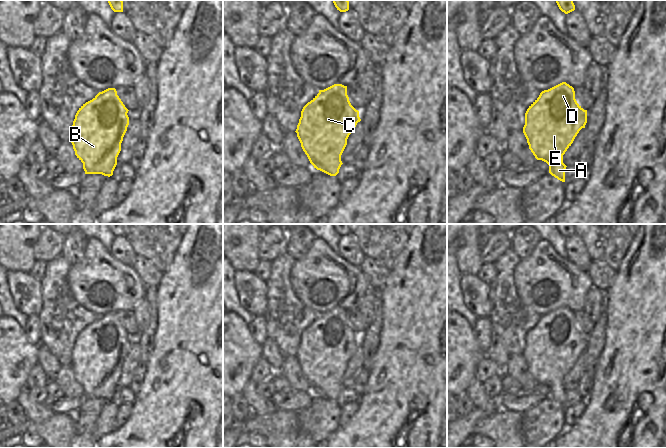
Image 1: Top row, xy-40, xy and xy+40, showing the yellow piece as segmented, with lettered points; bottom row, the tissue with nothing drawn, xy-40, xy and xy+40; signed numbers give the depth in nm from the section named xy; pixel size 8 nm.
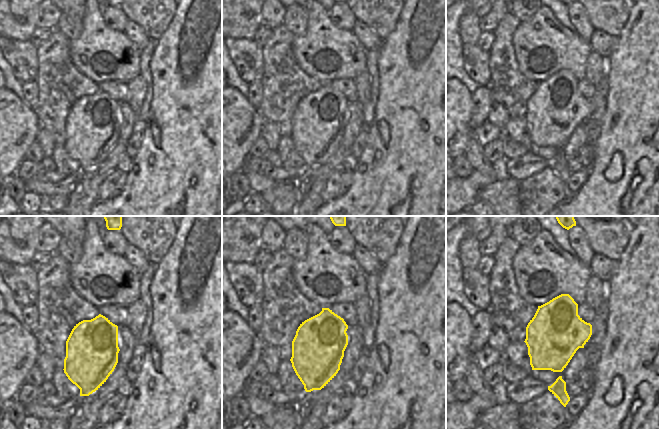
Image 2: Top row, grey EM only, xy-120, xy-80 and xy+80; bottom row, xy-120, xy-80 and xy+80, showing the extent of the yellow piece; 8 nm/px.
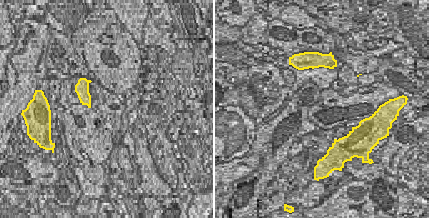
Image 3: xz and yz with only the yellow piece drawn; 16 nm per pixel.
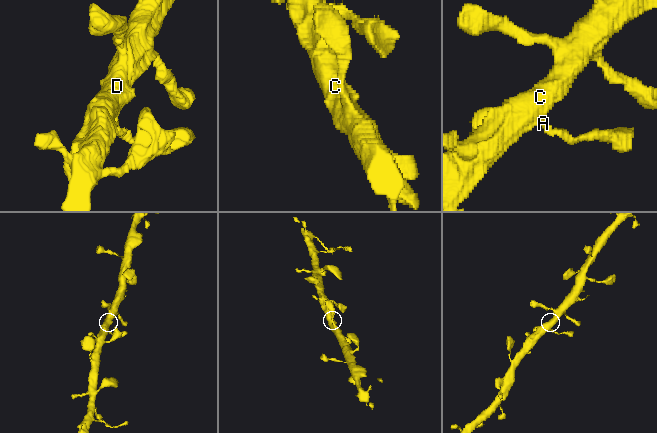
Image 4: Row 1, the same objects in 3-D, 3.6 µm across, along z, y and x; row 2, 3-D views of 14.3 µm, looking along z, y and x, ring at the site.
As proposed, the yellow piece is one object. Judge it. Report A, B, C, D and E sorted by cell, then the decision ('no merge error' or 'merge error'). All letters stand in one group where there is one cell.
A B C D E | no merge error

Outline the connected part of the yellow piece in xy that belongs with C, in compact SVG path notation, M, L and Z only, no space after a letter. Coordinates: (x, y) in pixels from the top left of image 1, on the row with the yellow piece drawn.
M334 84L319 90L303 107L295 132L314 168L336 176L347 139L360 121L359 111L349 101L347 86Z

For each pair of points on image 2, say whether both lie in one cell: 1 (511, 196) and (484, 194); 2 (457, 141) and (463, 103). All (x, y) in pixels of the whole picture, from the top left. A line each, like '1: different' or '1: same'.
1: same
2: same

